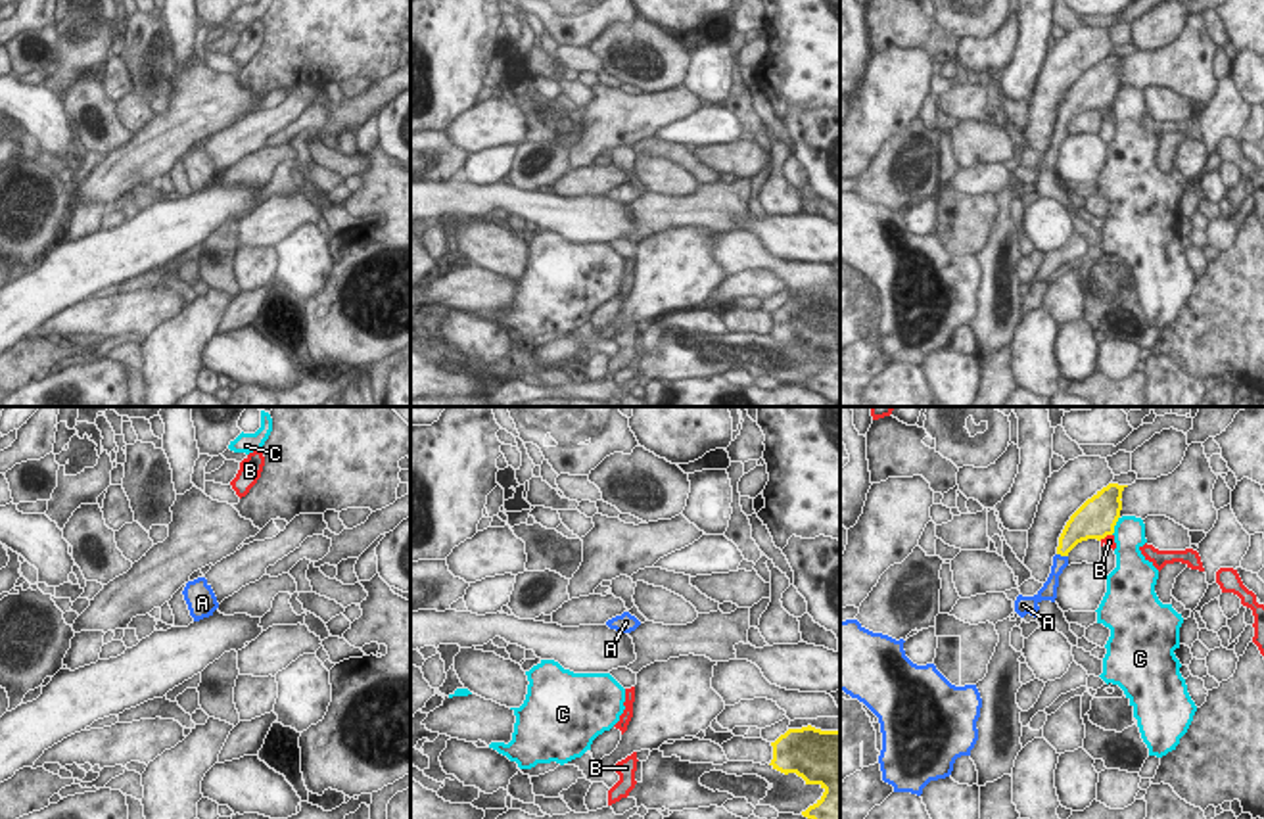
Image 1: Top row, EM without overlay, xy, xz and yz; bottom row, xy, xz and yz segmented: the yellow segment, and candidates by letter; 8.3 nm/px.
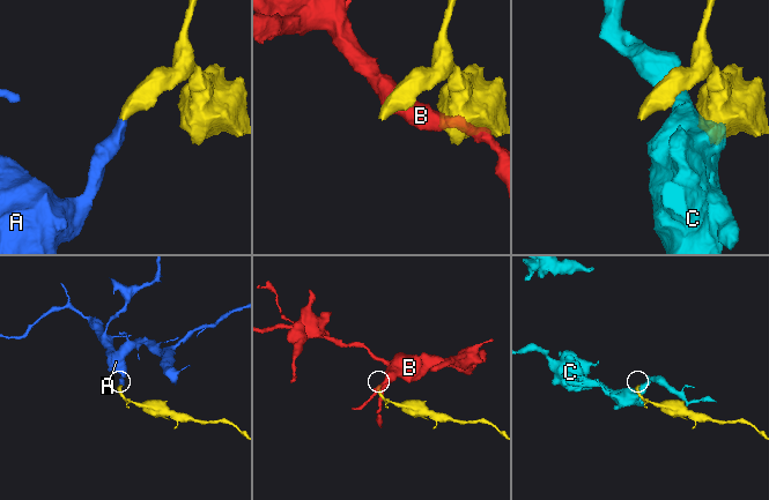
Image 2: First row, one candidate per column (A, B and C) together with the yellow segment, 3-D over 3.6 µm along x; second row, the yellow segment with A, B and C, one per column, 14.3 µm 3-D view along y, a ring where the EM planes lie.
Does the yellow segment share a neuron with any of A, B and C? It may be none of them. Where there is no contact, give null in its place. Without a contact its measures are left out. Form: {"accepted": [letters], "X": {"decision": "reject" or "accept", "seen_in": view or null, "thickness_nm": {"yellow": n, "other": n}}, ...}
{"accepted": ["A"], "A": {"decision": "accept", "seen_in": "yz", "thickness_nm": {"yellow": 220, "other": 130}}, "B": {"decision": "reject", "seen_in": "yz", "thickness_nm": {"yellow": 340, "other": 100}}, "C": {"decision": "reject", "seen_in": "yz", "thickness_nm": {"yellow": 340, "other": 260}}}

